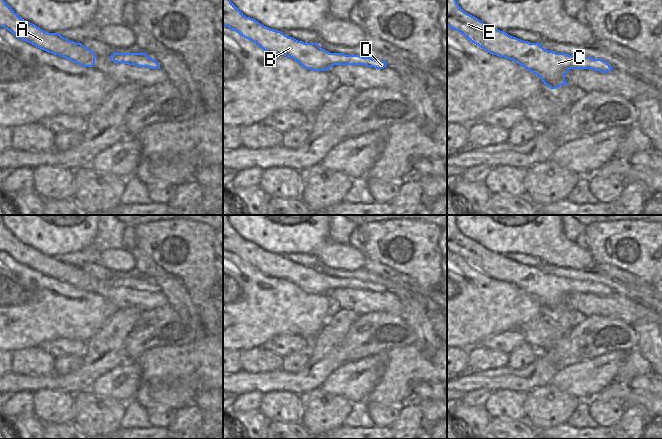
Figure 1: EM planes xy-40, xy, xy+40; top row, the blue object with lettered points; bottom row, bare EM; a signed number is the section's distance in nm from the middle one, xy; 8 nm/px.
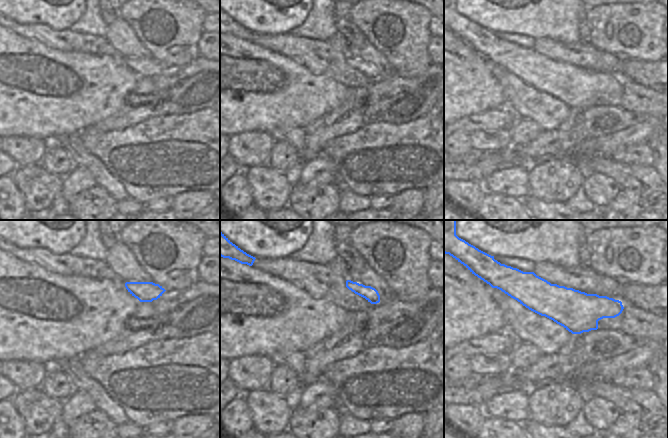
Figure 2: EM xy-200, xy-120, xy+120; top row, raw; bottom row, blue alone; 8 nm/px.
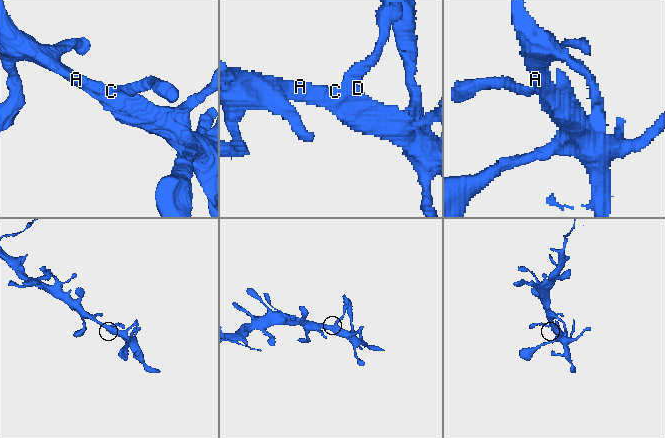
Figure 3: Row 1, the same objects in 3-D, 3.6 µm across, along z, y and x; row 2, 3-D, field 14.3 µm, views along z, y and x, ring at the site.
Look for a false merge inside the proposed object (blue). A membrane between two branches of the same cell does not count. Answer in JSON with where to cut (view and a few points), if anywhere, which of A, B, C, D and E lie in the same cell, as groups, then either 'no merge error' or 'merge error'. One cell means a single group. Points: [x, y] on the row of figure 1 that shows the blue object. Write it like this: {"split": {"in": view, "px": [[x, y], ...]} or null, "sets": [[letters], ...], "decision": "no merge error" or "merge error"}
{"split": null, "sets": [["A", "B", "C", "D", "E"]], "decision": "no merge error"}

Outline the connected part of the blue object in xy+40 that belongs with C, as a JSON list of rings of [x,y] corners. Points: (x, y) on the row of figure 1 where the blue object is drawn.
[[[447,0],[447,26],[488,53],[518,63],[540,77],[551,89],[568,85],[565,74],[570,69],[592,69],[602,73],[613,69],[602,59],[556,53],[544,49],[541,43],[530,43],[512,37],[466,13],[456,0]]]

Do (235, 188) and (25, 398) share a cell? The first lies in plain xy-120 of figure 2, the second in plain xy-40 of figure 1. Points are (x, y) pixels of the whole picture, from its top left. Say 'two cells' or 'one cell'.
one cell

